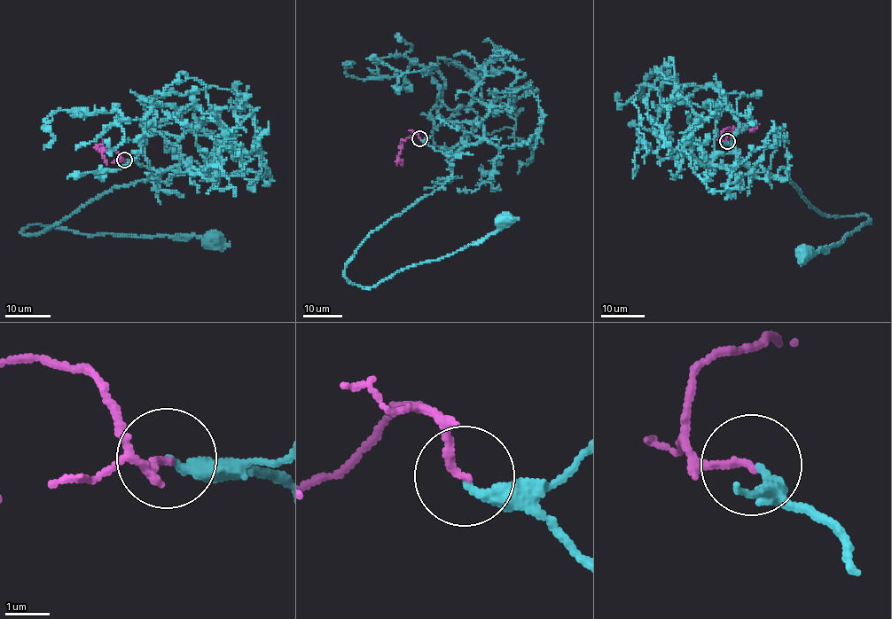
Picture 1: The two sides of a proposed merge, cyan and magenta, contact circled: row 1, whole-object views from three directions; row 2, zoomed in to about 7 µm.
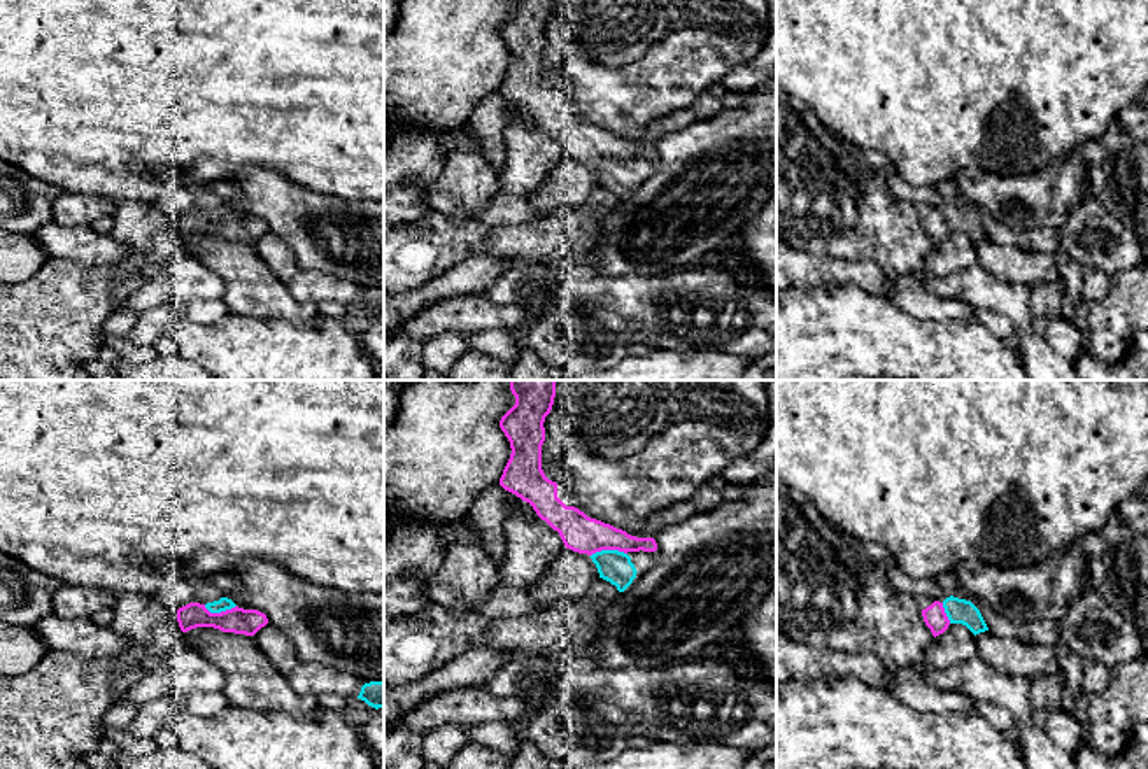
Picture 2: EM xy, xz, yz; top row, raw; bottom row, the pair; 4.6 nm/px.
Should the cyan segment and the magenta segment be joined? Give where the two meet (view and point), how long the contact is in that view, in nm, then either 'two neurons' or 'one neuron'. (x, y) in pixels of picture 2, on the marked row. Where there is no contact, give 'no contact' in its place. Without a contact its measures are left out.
contact xz (609, 550); length 170 nm; one neuron

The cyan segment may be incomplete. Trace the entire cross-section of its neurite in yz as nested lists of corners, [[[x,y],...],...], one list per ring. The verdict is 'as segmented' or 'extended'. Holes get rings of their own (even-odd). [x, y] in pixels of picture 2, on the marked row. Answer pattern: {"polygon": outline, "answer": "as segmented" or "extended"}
{"polygon": [[[953,596],[946,597],[943,603],[934,601],[922,610],[922,617],[934,638],[943,634],[950,624],[962,624],[974,636],[989,631],[980,610],[971,601]]], "answer": "extended"}

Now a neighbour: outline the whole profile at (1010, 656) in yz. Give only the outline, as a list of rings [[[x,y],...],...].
[[[989,631],[974,638],[976,655],[1003,674],[1031,680],[1036,674],[1060,673],[1055,646],[1025,643],[1018,638],[999,638]]]

